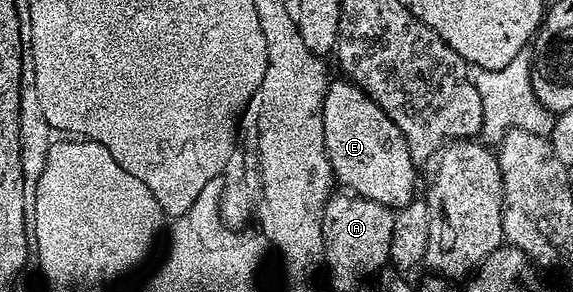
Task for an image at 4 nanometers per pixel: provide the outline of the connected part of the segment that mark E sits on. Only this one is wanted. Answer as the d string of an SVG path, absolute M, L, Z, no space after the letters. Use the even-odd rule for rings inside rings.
M346 78L332 79L323 99L323 125L325 126L325 150L336 181L344 189L364 196L373 202L381 202L387 208L404 208L416 199L416 164L411 160L409 146L397 130L393 118L373 102Z

